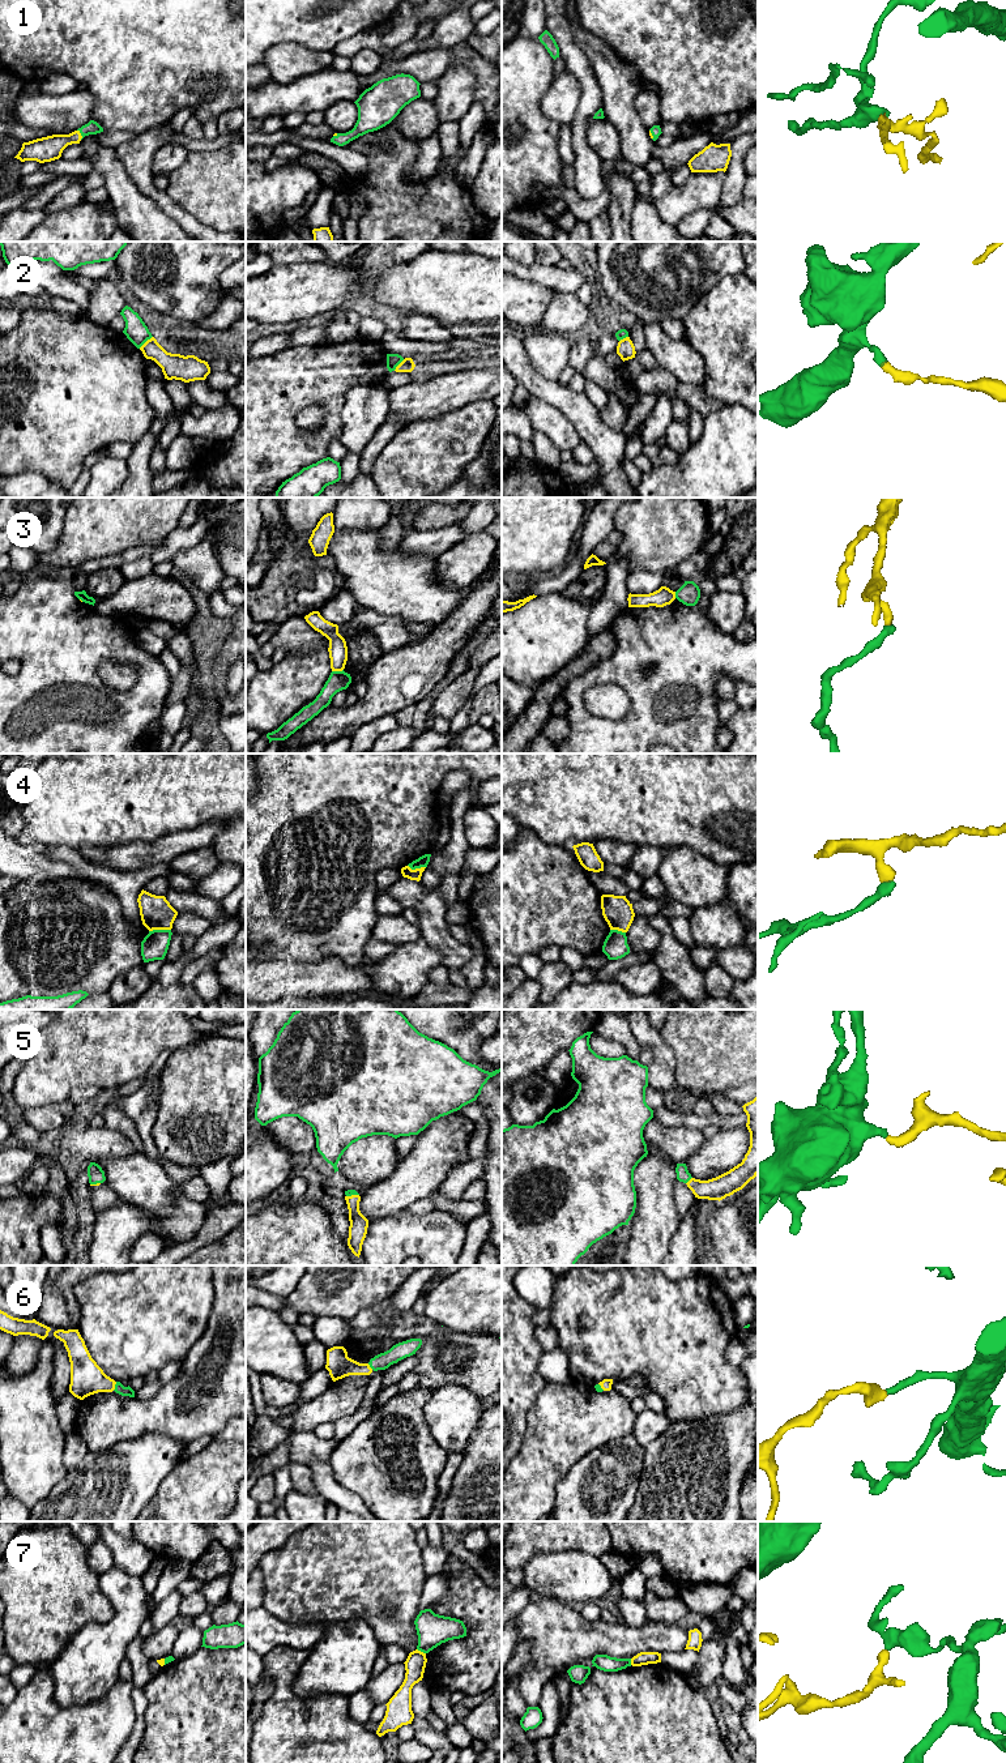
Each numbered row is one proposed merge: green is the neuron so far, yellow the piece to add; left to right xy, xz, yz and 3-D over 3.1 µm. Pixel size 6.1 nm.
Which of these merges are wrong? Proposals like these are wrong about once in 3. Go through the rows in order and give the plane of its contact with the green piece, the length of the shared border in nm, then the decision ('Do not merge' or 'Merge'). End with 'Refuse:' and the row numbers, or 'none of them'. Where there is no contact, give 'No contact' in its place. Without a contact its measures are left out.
1: Touches green in xy. Shared border 70 nm. Merge
2: Touches green in xy. Shared border 120 nm. Do not merge
3: Touches green in xz. Shared border 70 nm. Do not merge
4: Touches green in xy. Shared border 140 nm. Do not merge
5: Touches green in yz. Shared border 60 nm. Merge
6: Touches green in xy. Shared border 60 nm. Merge
7: Touches green in xz. Shared border 70 nm. Do not merge
Refuse: 2, 3, 4, 7

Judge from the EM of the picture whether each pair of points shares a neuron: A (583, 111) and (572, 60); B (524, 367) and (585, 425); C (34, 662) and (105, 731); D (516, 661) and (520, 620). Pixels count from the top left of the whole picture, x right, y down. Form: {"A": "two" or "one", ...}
{"A": "one", "B": "one", "C": "one", "D": "one"}

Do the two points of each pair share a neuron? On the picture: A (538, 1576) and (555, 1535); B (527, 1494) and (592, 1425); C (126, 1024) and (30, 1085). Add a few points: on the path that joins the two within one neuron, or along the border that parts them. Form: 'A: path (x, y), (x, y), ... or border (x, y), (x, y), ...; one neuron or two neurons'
A: border (578, 1549), (536, 1553), (523, 1566); two neurons
B: path (540, 1477), (575, 1442); one neuron
C: path (102, 1036), (72, 1050), (54, 1068); one neuron

